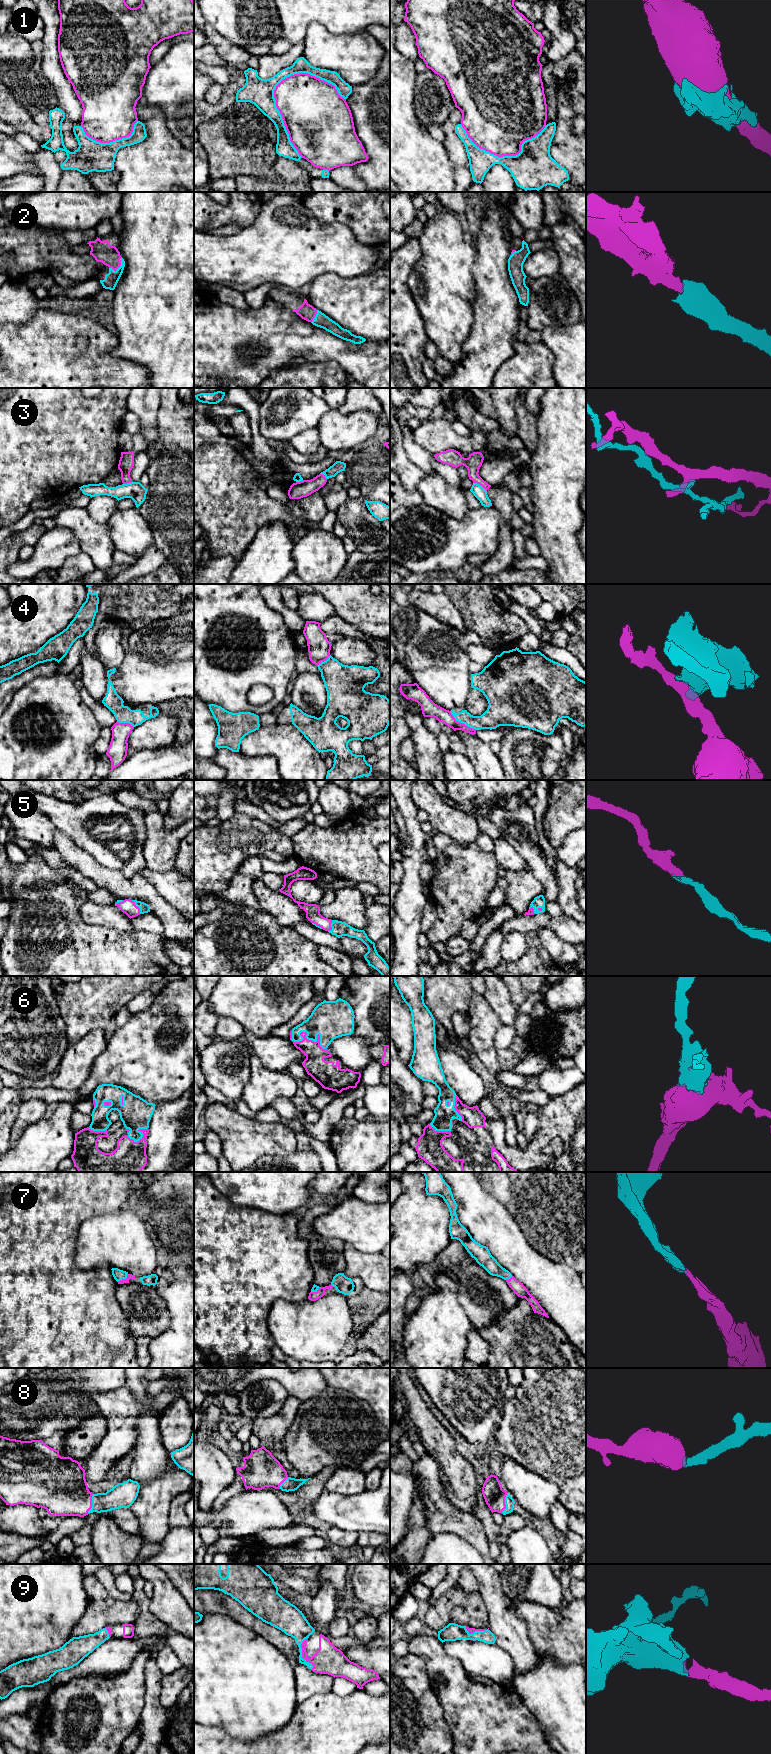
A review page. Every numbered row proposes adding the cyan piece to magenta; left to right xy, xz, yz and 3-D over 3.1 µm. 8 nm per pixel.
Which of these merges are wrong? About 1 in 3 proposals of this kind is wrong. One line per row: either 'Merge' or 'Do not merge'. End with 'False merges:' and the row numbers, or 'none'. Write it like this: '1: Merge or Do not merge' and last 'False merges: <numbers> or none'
1: Do not merge
2: Merge
3: Do not merge
4: Do not merge
5: Merge
6: Merge
7: Merge
8: Merge
9: Merge
False merges: 1, 3, 4

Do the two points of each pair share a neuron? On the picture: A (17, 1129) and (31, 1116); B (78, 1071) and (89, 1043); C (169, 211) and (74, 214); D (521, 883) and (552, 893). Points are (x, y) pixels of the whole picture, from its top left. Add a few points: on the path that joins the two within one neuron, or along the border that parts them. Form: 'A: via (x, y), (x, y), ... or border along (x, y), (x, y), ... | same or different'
A: via (20, 1126), (28, 1118) | same
B: via (78, 1064), (78, 1058), (85, 1050) | same
C: border along (122, 202), (119, 212) | different
D: border along (530, 870), (532, 875), (541, 884), (543, 894) | different

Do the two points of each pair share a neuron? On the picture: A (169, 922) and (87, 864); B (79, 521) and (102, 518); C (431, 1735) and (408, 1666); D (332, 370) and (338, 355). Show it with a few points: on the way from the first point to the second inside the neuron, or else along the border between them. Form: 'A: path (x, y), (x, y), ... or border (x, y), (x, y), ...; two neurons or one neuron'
A: path (152, 900), (138, 888), (121, 887), (109, 879); one neuron
B: border (86, 507), (93, 519), (98, 523), (105, 524); two neurons
C: path (421, 1718), (421, 1704), (408, 1687), (408, 1683); one neuron
D: border (312, 361), (336, 361), (347, 372); two neurons

